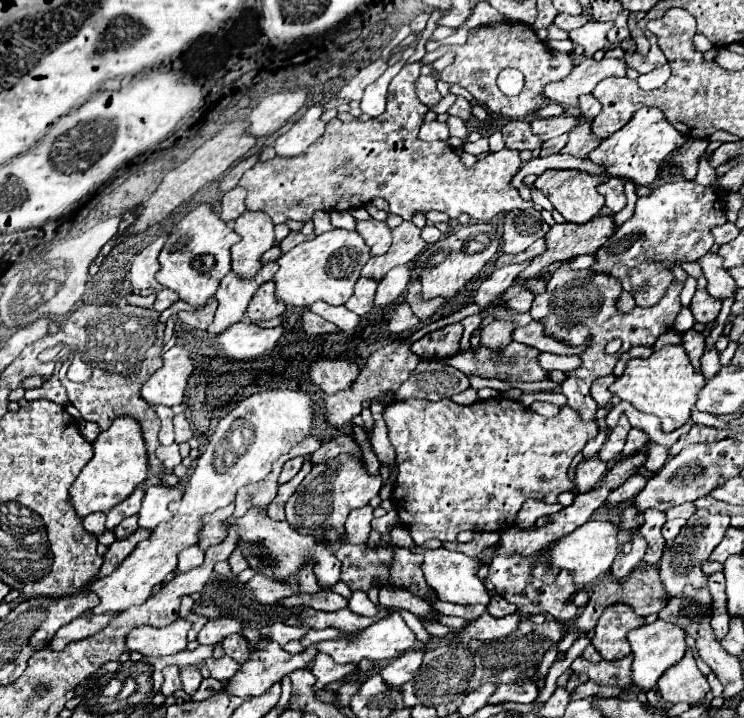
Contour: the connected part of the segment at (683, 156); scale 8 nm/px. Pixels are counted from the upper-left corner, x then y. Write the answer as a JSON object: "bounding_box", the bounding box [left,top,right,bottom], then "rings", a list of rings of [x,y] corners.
{"bounding_box":[670,138,708,180],"rings":[[[690,138],[690,140],[686,140],[686,144],[680,146],[680,152],[678,150],[672,152],[670,160],[672,160],[672,164],[682,166],[682,170],[684,170],[682,176],[686,180],[694,180],[694,176],[698,172],[698,160],[706,152],[706,146],[708,146],[708,140],[704,140],[704,138],[694,140],[694,138]]]}

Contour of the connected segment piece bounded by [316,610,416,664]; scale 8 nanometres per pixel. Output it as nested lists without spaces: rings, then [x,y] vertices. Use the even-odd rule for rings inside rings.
[[[388,610],[388,616],[380,618],[378,622],[374,622],[372,626],[362,630],[362,634],[356,640],[348,642],[344,638],[334,638],[334,640],[328,640],[328,642],[318,642],[316,646],[318,646],[320,652],[330,654],[340,664],[346,664],[346,662],[358,664],[364,658],[378,662],[378,660],[392,660],[398,654],[402,654],[406,650],[412,650],[416,646],[416,634],[406,626],[406,622],[402,620],[398,610]]]

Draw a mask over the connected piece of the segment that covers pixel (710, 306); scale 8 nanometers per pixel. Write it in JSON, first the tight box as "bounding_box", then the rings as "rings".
{"bounding_box":[690,290,722,324],"rings":[[[696,290],[692,304],[690,304],[690,310],[692,310],[696,322],[700,322],[700,324],[714,322],[720,314],[720,308],[722,308],[722,300],[712,298],[706,290]]]}

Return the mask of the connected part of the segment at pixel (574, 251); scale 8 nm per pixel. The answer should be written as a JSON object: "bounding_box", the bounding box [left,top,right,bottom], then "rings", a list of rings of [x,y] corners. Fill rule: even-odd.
{"bounding_box":[516,214,616,282],"rings":[[[598,214],[596,218],[588,220],[586,224],[572,224],[572,222],[562,222],[562,224],[554,224],[548,234],[546,234],[546,252],[534,256],[526,268],[526,272],[520,272],[520,278],[516,278],[516,282],[526,282],[526,280],[536,280],[540,278],[542,270],[546,270],[550,264],[556,264],[556,262],[564,262],[564,260],[570,260],[574,256],[580,256],[580,254],[596,254],[608,240],[610,236],[614,234],[616,230],[616,222],[612,216],[604,216],[604,214]]]}

